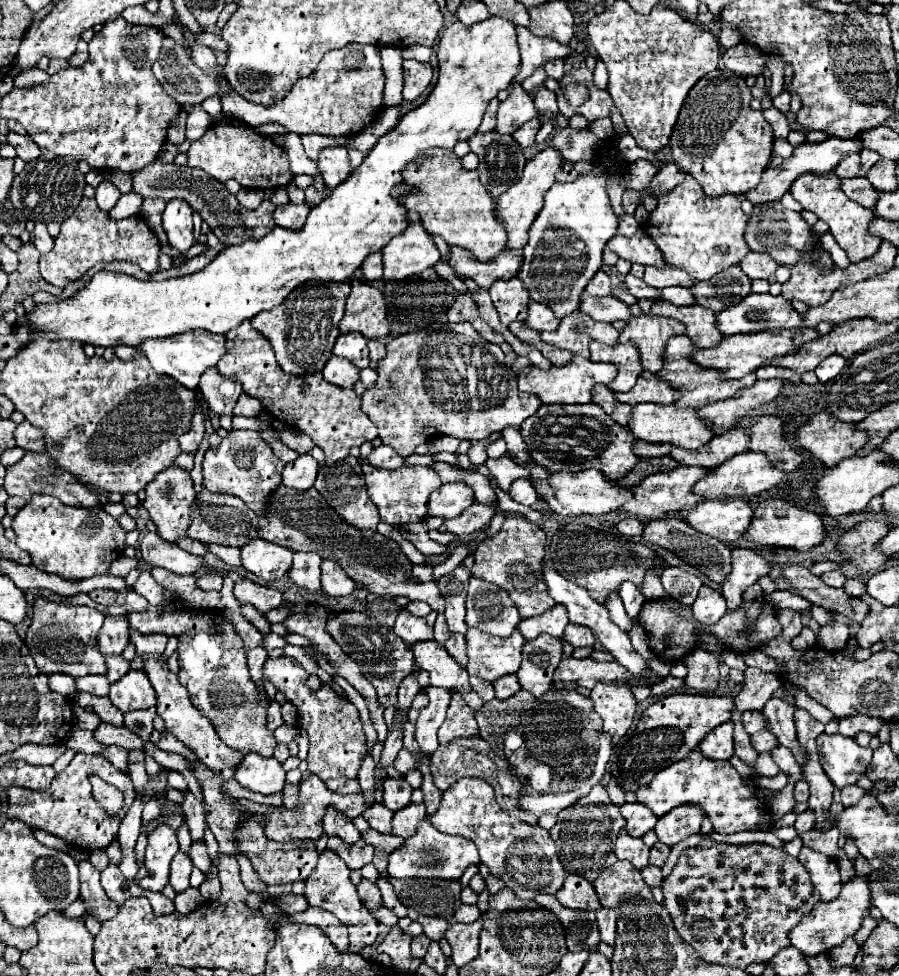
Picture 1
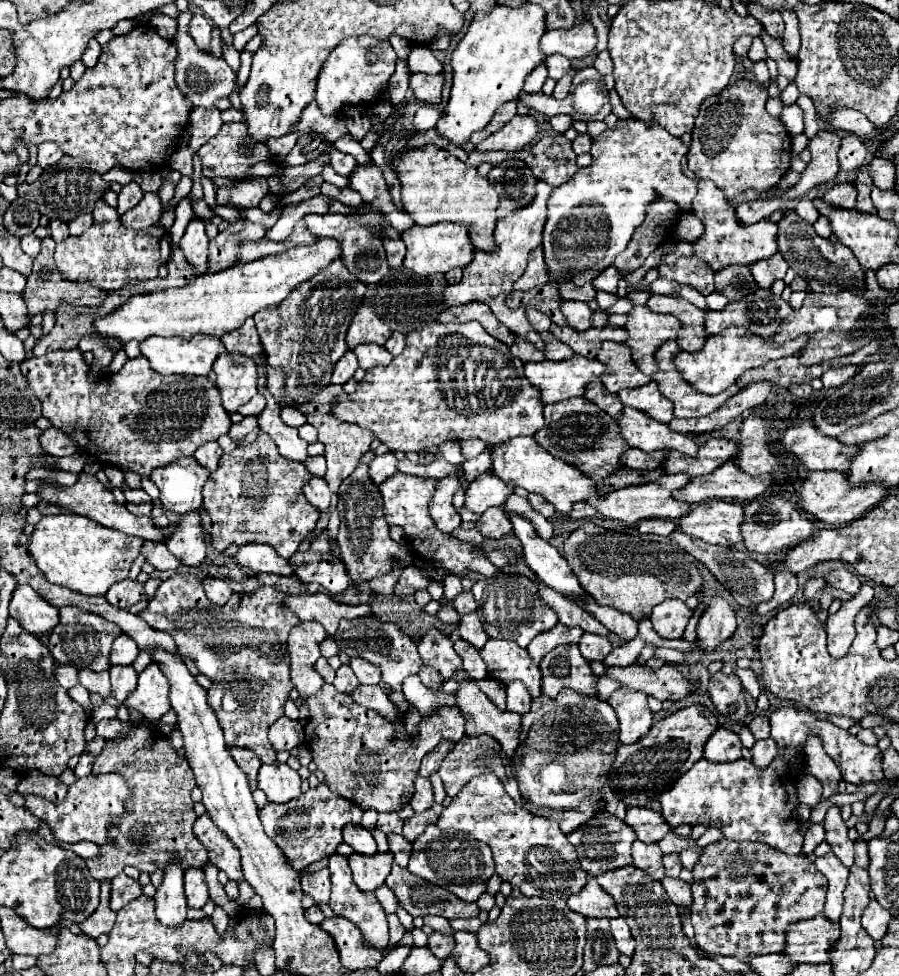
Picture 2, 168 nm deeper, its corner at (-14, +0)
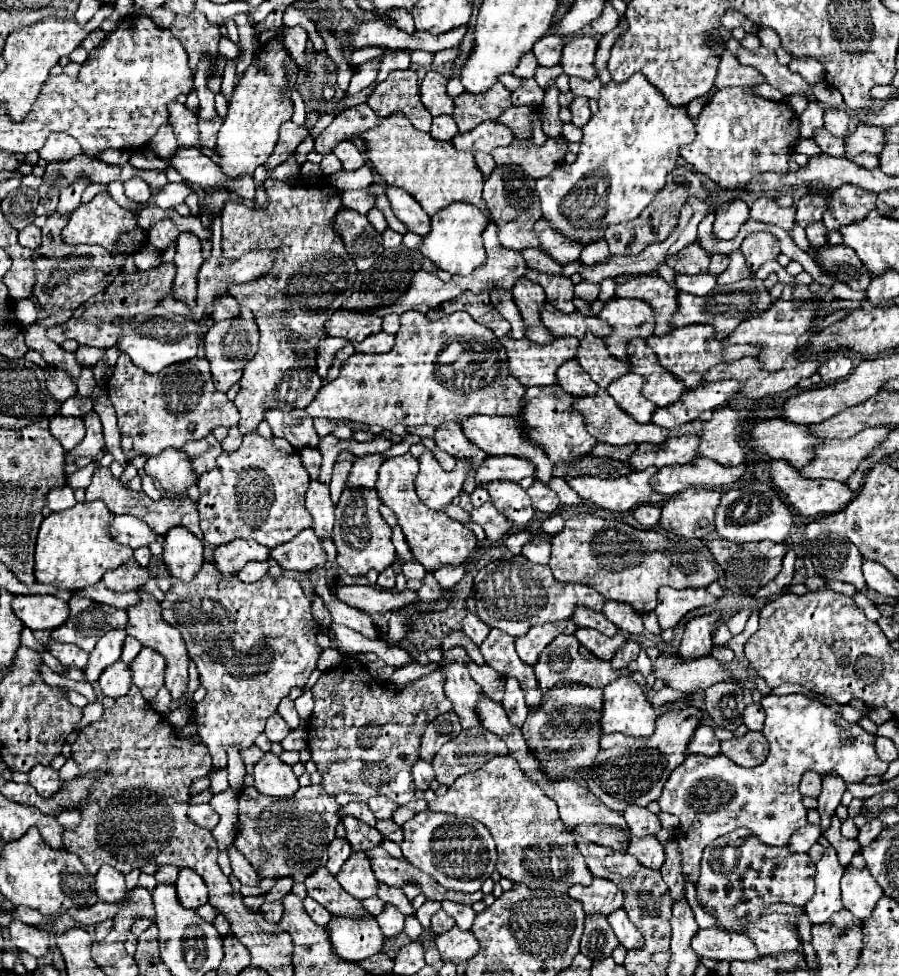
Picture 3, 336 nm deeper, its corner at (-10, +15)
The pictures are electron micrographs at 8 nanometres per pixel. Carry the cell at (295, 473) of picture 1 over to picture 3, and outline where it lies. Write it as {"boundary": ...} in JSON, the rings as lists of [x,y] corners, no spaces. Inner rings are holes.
{"boundary":[[[310,481],[310,487],[306,491],[306,509],[314,517],[312,529],[318,533],[320,539],[326,539],[332,535],[334,527],[334,505],[330,501],[328,485],[322,481]]]}

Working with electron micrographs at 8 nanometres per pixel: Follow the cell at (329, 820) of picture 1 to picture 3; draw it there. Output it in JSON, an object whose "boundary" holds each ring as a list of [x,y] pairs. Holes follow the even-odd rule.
{"boundary":[[[346,815],[342,823],[346,827],[346,839],[350,841],[354,851],[368,851],[382,841],[382,833],[378,833],[378,829],[362,823],[352,815]]]}

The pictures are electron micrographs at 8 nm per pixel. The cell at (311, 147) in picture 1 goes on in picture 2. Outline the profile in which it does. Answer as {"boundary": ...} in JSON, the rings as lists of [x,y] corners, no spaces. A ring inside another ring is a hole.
{"boundary":[[[330,146],[328,150],[330,150],[330,164],[332,164],[332,168],[334,168],[340,176],[346,176],[346,178],[348,178],[350,172],[354,172],[354,168],[358,166],[356,158],[350,156],[350,154],[344,154],[344,152],[340,152],[340,150],[336,150],[334,146]]]}

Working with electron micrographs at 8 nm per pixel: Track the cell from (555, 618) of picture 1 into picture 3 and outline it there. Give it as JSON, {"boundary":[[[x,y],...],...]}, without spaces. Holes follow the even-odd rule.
{"boundary":[[[564,619],[564,621],[556,621],[556,623],[546,623],[546,625],[538,625],[528,629],[528,633],[524,637],[516,639],[516,651],[522,657],[522,661],[534,665],[538,661],[538,655],[542,653],[542,649],[560,633],[574,633],[576,625],[572,623],[572,619]]]}

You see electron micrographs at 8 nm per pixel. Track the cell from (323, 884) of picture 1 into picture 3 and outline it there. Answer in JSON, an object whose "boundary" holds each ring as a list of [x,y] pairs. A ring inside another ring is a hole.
{"boundary":[[[334,839],[330,845],[328,845],[328,863],[326,863],[326,869],[332,873],[332,875],[338,875],[340,873],[340,867],[344,865],[346,857],[350,857],[352,853],[352,847],[346,839]]]}

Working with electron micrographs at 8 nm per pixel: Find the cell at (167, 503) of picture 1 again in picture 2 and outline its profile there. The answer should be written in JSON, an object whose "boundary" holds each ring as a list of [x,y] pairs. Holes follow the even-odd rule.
{"boundary":[[[184,514],[180,524],[174,528],[172,536],[166,540],[166,546],[180,560],[180,564],[200,566],[206,560],[206,542],[202,536],[200,514]]]}

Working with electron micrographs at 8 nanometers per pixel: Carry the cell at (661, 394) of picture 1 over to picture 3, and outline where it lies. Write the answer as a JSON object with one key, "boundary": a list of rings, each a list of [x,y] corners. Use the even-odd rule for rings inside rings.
{"boundary":[[[626,373],[608,385],[608,393],[618,401],[618,405],[640,423],[648,423],[656,411],[656,405],[642,395],[644,385],[646,379],[636,373]]]}

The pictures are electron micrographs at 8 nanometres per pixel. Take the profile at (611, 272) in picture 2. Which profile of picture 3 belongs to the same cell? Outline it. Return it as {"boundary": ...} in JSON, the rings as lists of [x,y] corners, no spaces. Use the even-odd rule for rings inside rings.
{"boundary":[[[596,241],[594,245],[586,245],[586,249],[582,249],[582,263],[584,265],[600,265],[600,263],[606,263],[606,259],[610,257],[608,253],[608,245],[606,241]]]}

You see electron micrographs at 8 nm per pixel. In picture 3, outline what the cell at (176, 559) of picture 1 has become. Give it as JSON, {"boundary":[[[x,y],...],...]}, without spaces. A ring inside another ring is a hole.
{"boundary":[[[116,515],[114,525],[110,527],[110,535],[114,537],[114,541],[128,545],[132,549],[146,547],[152,543],[164,545],[164,535],[154,533],[144,521],[134,519],[134,517],[126,517],[126,515]]]}

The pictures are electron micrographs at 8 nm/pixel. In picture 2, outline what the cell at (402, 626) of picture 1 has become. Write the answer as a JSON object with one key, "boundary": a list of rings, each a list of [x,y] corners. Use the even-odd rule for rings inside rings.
{"boundary":[[[436,628],[428,630],[428,634],[420,640],[418,652],[420,652],[424,664],[428,664],[440,672],[442,682],[452,680],[454,674],[458,670],[462,670],[462,658],[454,652],[452,640]]]}

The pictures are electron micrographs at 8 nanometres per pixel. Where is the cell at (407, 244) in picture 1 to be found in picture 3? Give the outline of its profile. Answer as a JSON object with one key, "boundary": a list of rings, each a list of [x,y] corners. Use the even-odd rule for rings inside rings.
{"boundary":[[[454,203],[442,211],[438,211],[432,217],[432,225],[430,225],[430,233],[426,233],[422,237],[422,243],[418,247],[418,251],[428,257],[438,269],[446,269],[454,275],[468,275],[472,273],[478,265],[482,265],[482,261],[486,261],[486,253],[484,253],[484,245],[482,245],[482,229],[486,229],[488,225],[488,211],[480,211],[474,205],[468,203]]]}

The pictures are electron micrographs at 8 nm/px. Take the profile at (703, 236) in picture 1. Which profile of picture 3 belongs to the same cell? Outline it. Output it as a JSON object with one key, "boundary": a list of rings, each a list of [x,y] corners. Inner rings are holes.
{"boundary":[[[760,197],[754,201],[752,205],[752,213],[750,217],[756,221],[762,221],[766,225],[778,225],[784,231],[792,231],[792,223],[794,223],[794,215],[796,209],[794,207],[778,207],[770,197]]]}

